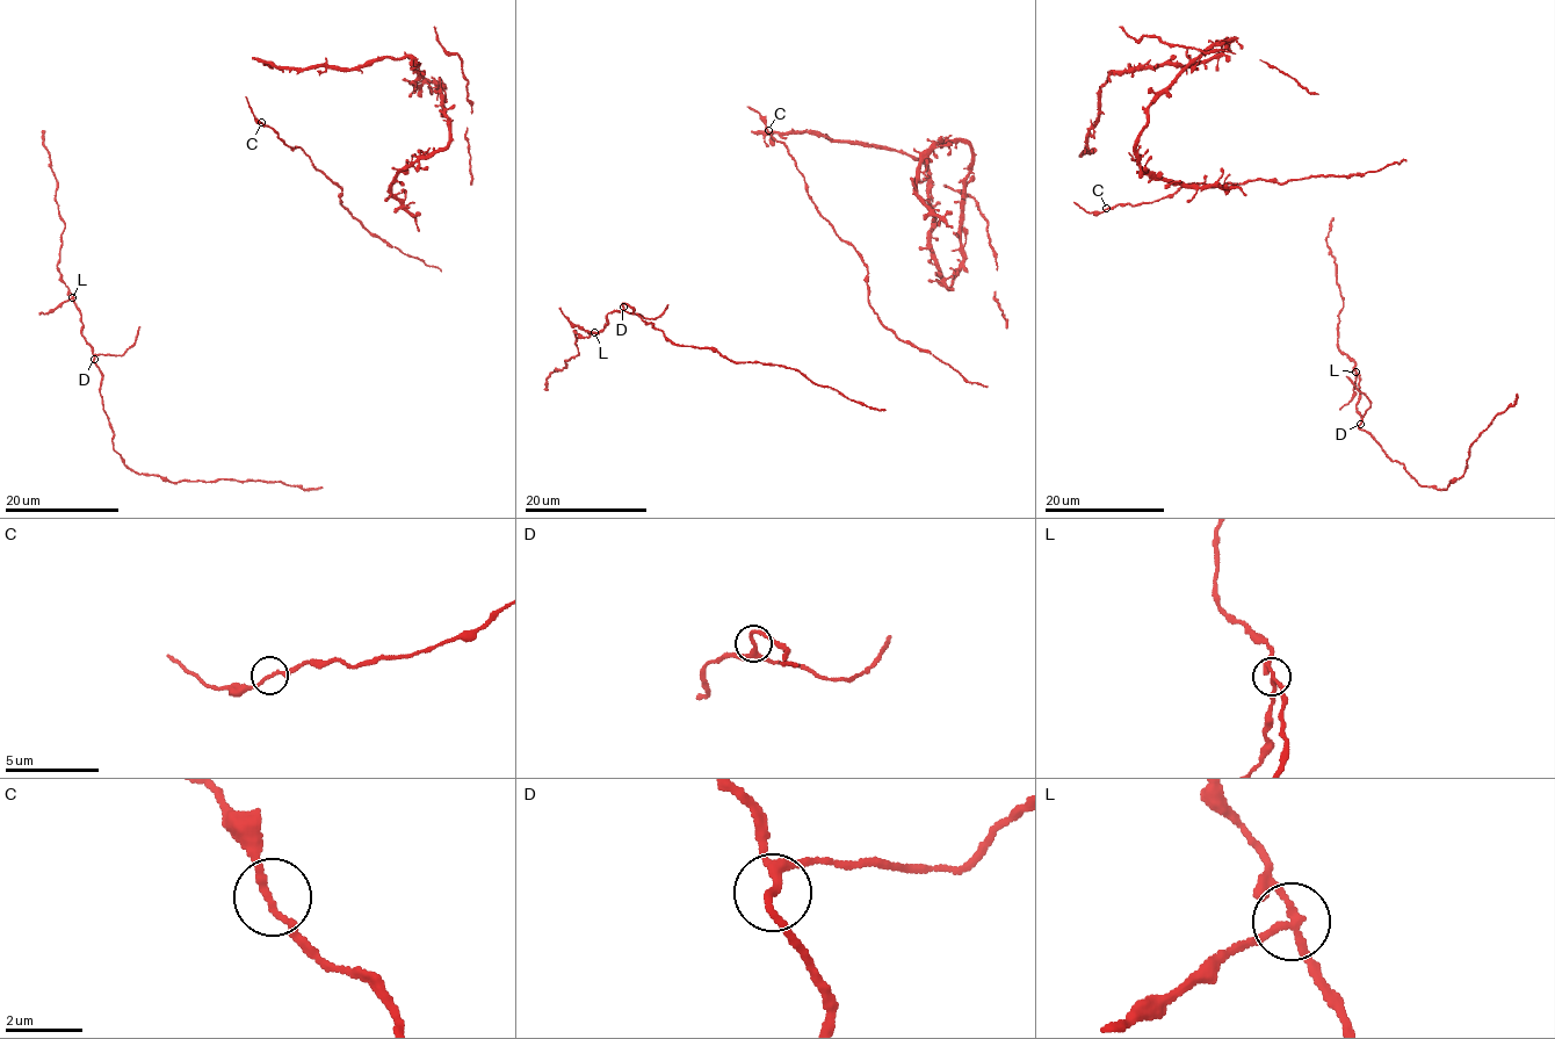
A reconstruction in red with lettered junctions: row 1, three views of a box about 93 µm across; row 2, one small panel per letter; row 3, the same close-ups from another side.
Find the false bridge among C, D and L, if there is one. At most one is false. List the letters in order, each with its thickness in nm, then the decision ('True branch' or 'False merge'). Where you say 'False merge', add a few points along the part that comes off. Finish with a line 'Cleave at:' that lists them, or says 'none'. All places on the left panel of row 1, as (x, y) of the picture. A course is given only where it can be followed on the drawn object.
C: Thickness 170 nm. True branch
D: Thickness 170 nm. True branch
L: Thickness 160 nm. False merge. Course of the part to remove: (72, 298), (40, 314)
Cleave at: L

